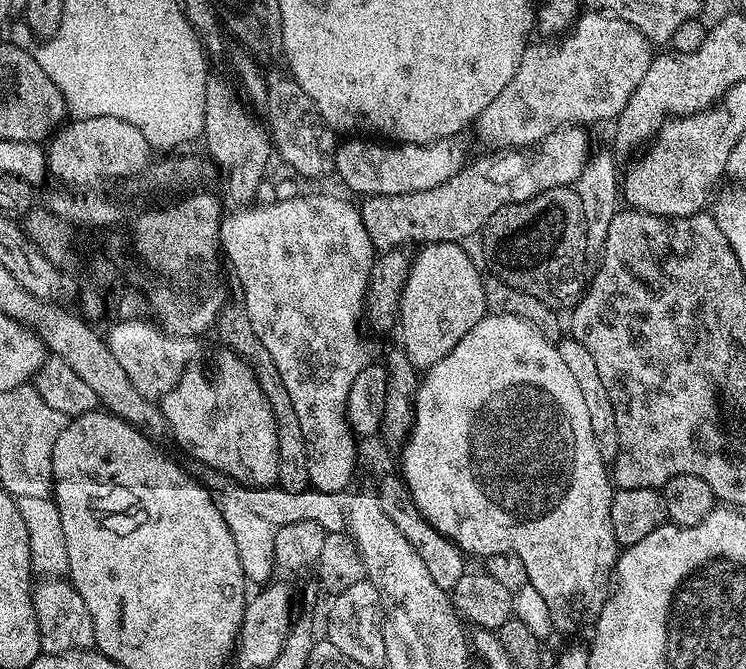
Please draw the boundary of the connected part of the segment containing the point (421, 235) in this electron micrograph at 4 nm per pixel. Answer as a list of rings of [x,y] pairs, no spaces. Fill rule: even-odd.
[[[569,126],[566,128],[559,128],[554,134],[550,134],[546,138],[542,138],[538,143],[532,145],[531,148],[527,150],[500,150],[495,154],[488,154],[492,156],[480,156],[473,159],[470,163],[465,165],[465,168],[461,170],[454,178],[450,178],[450,182],[442,182],[442,186],[434,186],[432,190],[418,190],[417,192],[411,192],[410,194],[394,194],[393,196],[370,196],[367,197],[359,205],[360,217],[362,222],[366,226],[366,230],[370,234],[372,239],[372,247],[377,250],[387,250],[390,248],[404,248],[409,246],[408,244],[416,243],[416,246],[423,246],[434,243],[442,243],[444,241],[457,241],[464,242],[467,236],[472,236],[483,229],[484,224],[489,220],[492,215],[498,210],[502,210],[502,206],[507,204],[517,204],[518,202],[526,202],[530,198],[534,198],[538,194],[542,194],[546,190],[551,188],[562,188],[565,186],[575,185],[576,181],[579,178],[579,175],[582,174],[583,168],[586,166],[588,159],[590,157],[590,149],[588,150],[588,136],[583,127],[580,126]]]

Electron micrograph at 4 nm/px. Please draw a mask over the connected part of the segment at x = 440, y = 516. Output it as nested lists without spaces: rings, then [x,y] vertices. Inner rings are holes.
[[[484,315],[441,361],[423,373],[414,407],[416,417],[412,422],[410,435],[402,445],[402,479],[426,522],[430,522],[430,526],[434,526],[469,557],[487,558],[511,553],[520,558],[523,566],[526,566],[528,582],[534,586],[534,590],[540,591],[546,601],[546,607],[550,609],[552,626],[557,633],[591,629],[602,614],[602,606],[610,595],[610,585],[614,580],[618,559],[614,526],[610,522],[614,484],[610,479],[609,465],[602,458],[602,454],[598,454],[598,442],[594,442],[594,430],[590,426],[590,413],[586,410],[586,402],[582,399],[582,389],[578,387],[578,381],[566,366],[566,362],[562,362],[562,354],[558,354],[556,344],[547,340],[537,328],[530,326],[530,322],[522,318]]]

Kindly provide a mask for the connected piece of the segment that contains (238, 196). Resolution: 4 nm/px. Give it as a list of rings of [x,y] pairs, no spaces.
[[[216,78],[209,79],[206,90],[206,118],[202,141],[208,147],[214,163],[224,175],[224,192],[236,204],[244,204],[253,199],[256,187],[262,179],[260,163],[270,152],[270,140],[263,123],[255,124],[248,112],[232,97],[232,92]]]

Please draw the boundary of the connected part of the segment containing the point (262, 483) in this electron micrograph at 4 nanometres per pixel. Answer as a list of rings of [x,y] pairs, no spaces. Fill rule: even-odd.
[[[232,354],[229,357],[221,362],[216,376],[206,376],[196,366],[187,368],[178,383],[159,401],[158,407],[164,415],[165,425],[188,447],[196,462],[226,474],[238,484],[266,488],[275,485],[278,478],[278,430],[274,414],[262,386],[258,386],[256,375],[239,356]]]

